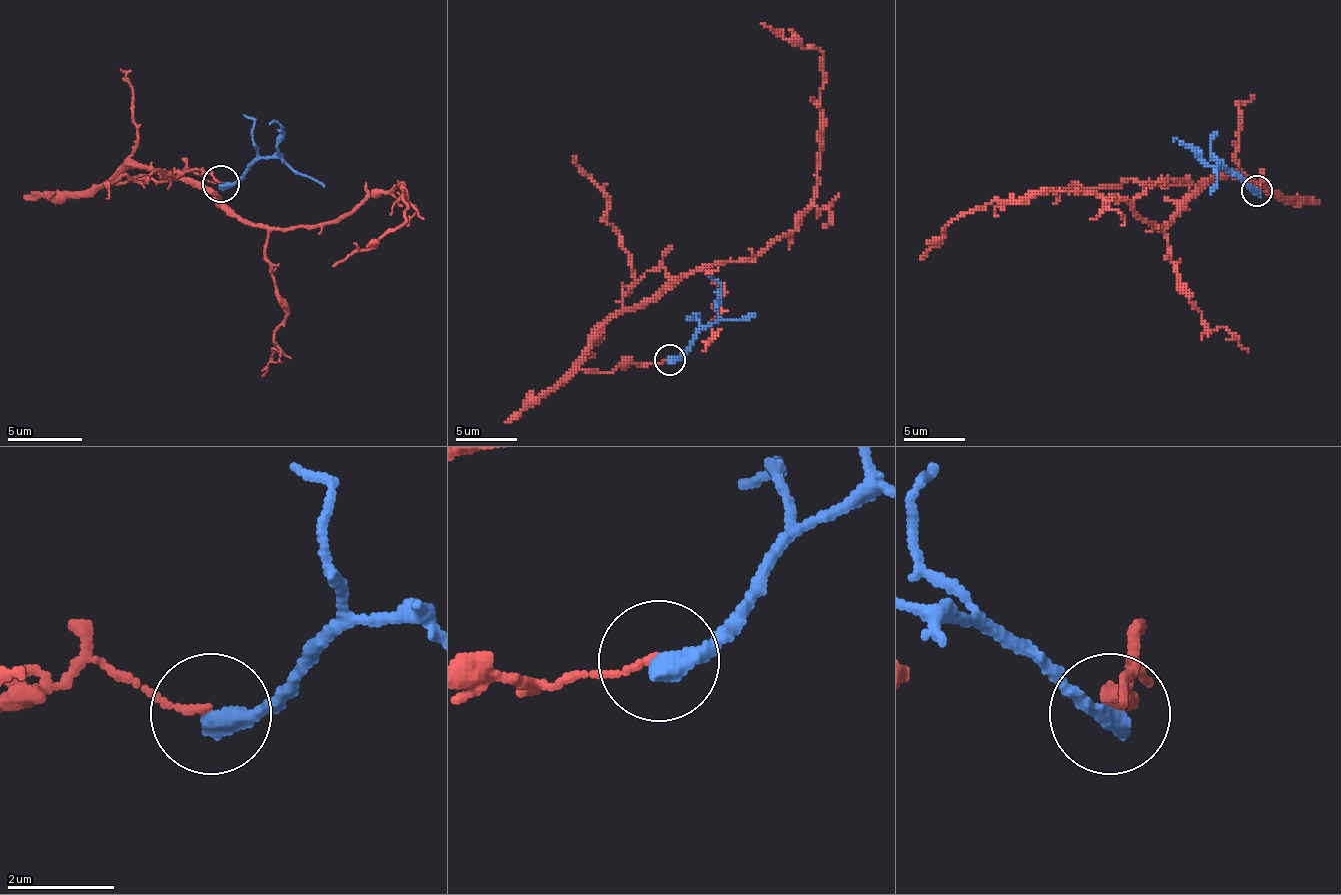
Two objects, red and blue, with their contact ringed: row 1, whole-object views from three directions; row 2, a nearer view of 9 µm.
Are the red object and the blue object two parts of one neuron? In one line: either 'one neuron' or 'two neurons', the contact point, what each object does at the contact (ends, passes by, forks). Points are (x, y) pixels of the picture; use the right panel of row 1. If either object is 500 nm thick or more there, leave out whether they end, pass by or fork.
two neurons; place (1256, 190); red ends; blue ends

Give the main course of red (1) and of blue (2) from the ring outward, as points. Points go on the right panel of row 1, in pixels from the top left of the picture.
1: (1257, 191), (1269, 185), (1217, 175), (1161, 228), (1081, 191), (991, 200), (920, 259)
2: (1257, 191), (1226, 169), (1214, 166), (1174, 141)

